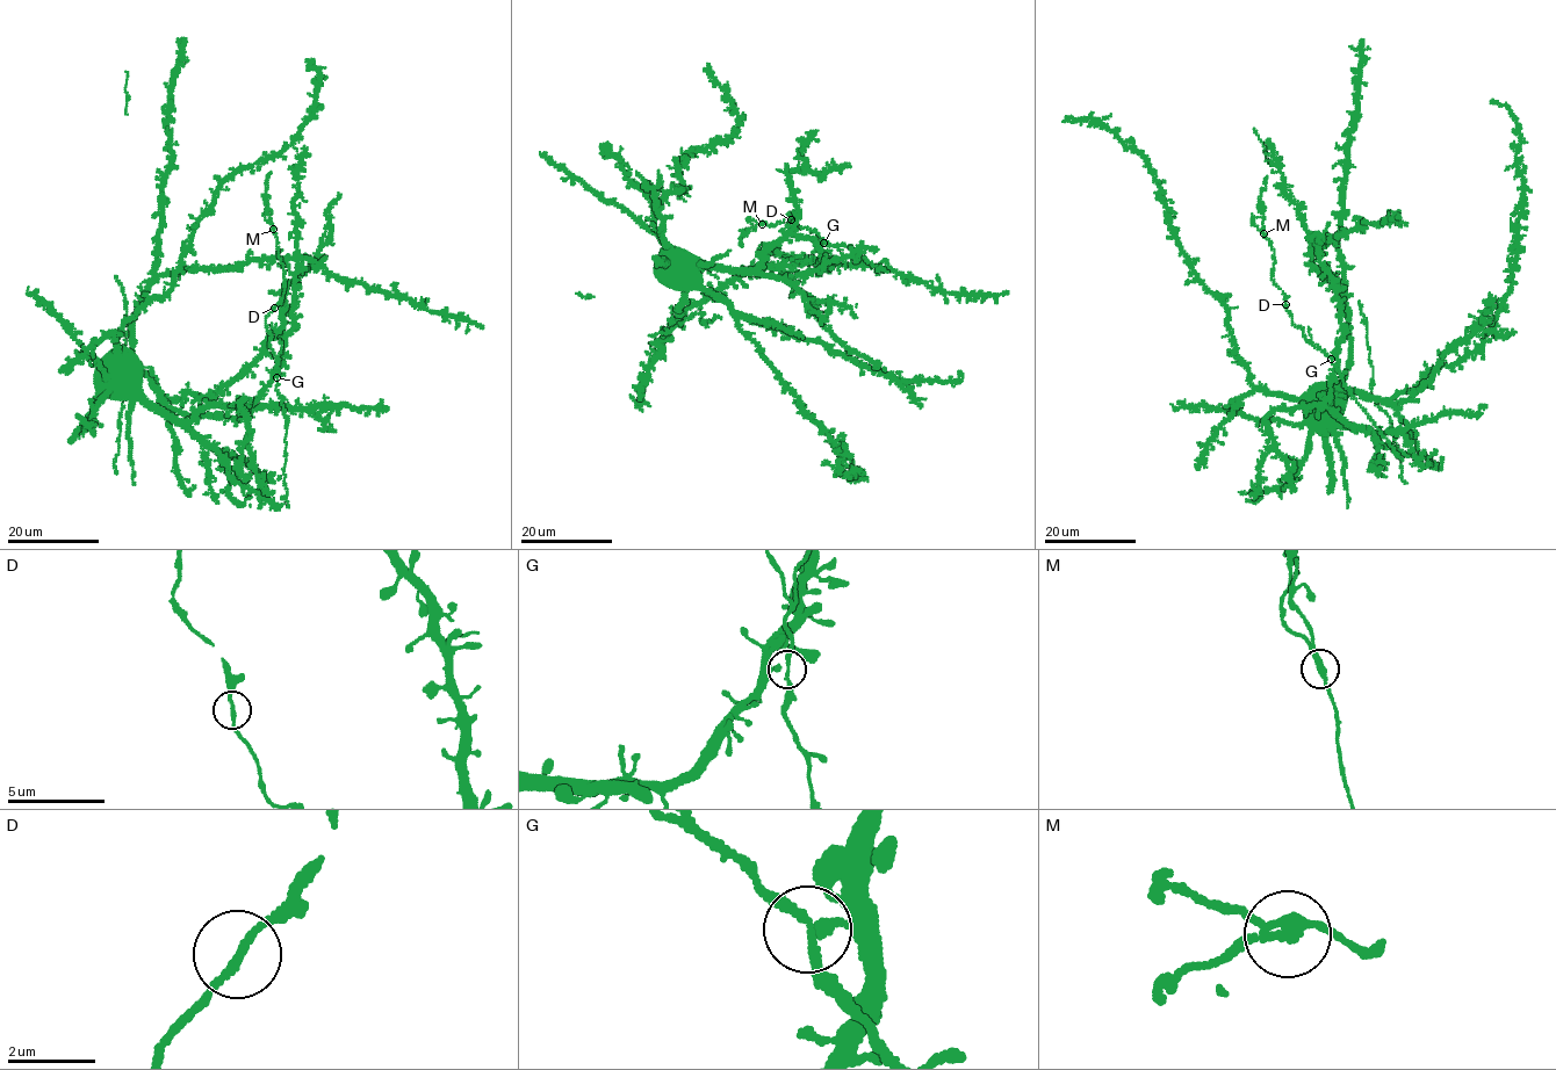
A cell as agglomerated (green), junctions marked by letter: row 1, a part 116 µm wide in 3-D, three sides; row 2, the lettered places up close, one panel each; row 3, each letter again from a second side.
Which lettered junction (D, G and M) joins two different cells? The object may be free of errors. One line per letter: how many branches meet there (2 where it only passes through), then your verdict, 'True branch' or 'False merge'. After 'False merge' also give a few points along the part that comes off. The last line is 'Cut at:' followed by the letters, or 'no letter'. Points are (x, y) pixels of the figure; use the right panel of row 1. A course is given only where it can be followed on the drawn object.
D: Branches: 2. True branch
G: Branches: 3. True branch
M: Branches: 3. False merge. Course of the part to remove: (1263, 233), (1260, 192), (1267, 187), (1266, 175)
Cut at: M

